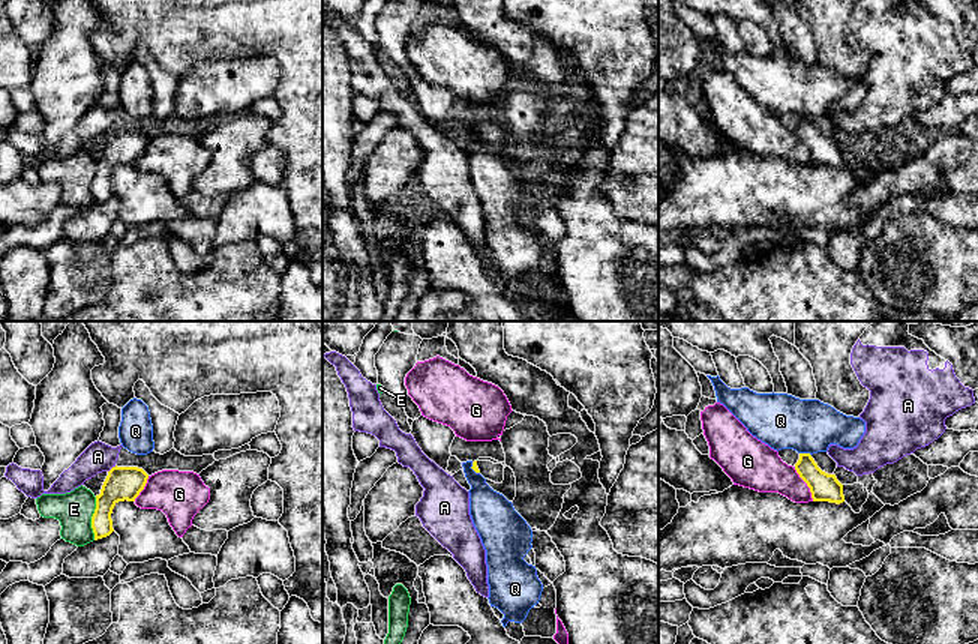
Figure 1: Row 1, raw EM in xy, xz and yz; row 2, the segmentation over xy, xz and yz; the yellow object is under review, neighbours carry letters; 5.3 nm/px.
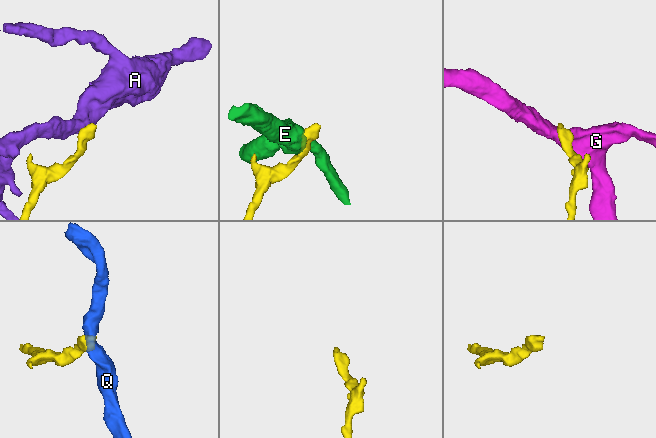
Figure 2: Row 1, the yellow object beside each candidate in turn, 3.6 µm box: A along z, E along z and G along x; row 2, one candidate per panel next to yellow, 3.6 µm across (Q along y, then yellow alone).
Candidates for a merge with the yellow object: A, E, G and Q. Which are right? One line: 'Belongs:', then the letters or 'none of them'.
Belongs: none of them

